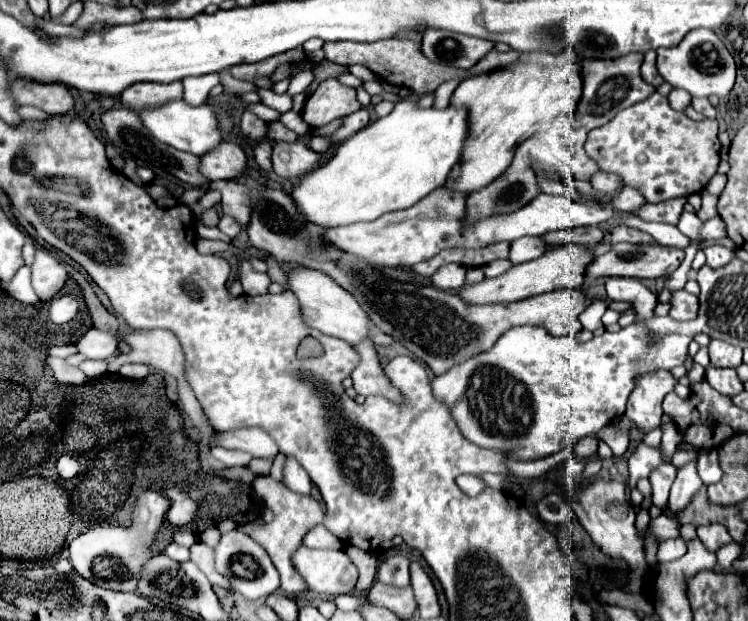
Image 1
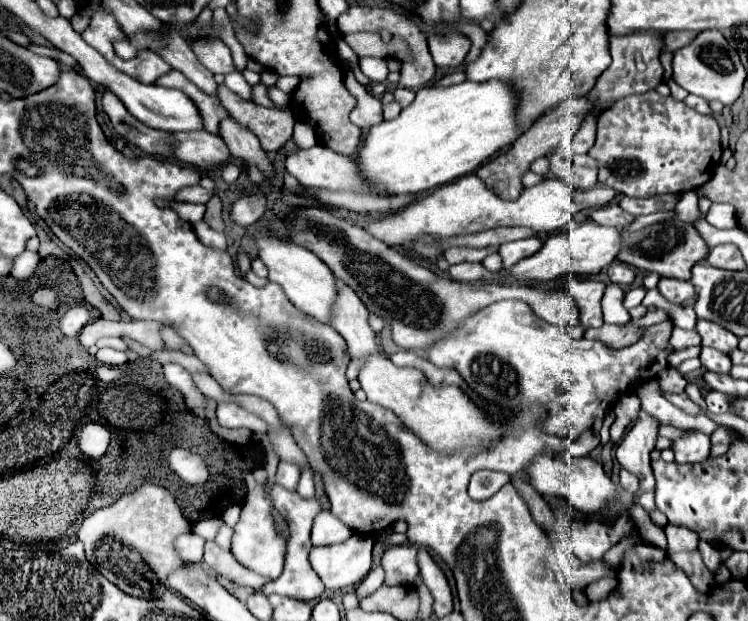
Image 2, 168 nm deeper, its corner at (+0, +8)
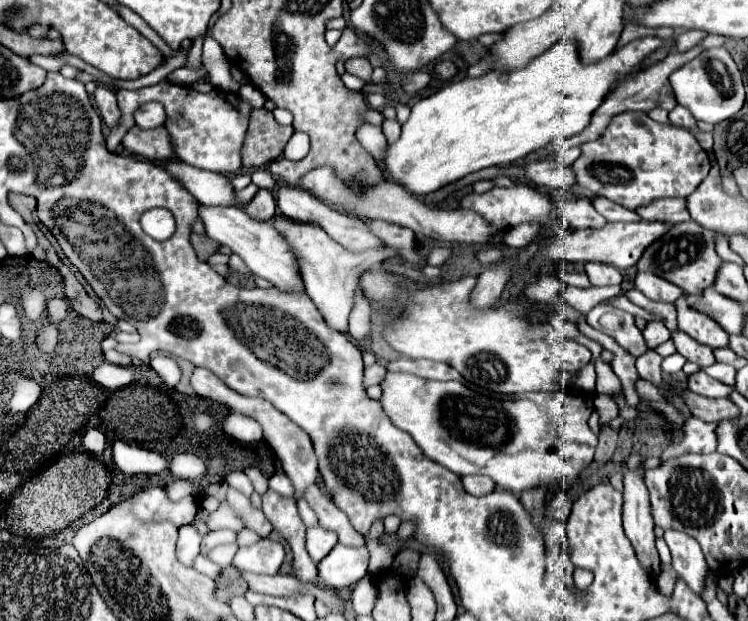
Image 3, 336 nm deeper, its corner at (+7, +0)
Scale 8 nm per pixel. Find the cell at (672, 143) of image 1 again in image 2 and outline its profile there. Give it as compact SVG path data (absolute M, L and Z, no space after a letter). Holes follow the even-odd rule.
M648 90L638 96L626 96L618 100L598 118L596 144L588 152L598 162L598 182L614 188L620 194L650 198L658 194L680 194L704 186L720 160L720 128L712 116L698 114L696 110L676 102L672 96L664 98L656 90Z

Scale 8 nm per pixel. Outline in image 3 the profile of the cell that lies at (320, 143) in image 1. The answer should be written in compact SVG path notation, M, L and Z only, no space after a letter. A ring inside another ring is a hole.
M293 132L293 136L289 138L283 156L292 161L303 159L309 152L309 136L303 132Z

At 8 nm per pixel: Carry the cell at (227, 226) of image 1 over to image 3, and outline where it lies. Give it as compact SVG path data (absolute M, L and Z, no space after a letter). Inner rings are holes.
M259 190L255 194L255 198L243 206L245 214L249 214L253 220L261 220L261 222L267 222L273 214L275 214L275 196L269 192L269 190Z

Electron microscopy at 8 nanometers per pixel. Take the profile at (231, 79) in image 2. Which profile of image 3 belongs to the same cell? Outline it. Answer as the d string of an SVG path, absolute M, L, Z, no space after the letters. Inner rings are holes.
M202 66L199 69L191 70L186 67L179 68L172 72L167 80L177 85L191 85L194 81L207 77L207 71Z

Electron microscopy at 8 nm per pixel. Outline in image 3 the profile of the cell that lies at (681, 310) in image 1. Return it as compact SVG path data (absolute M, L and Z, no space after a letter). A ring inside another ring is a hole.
M639 272L635 278L635 288L641 290L647 298L655 302L675 302L683 296L683 290L673 286L671 282L651 274L651 272Z

